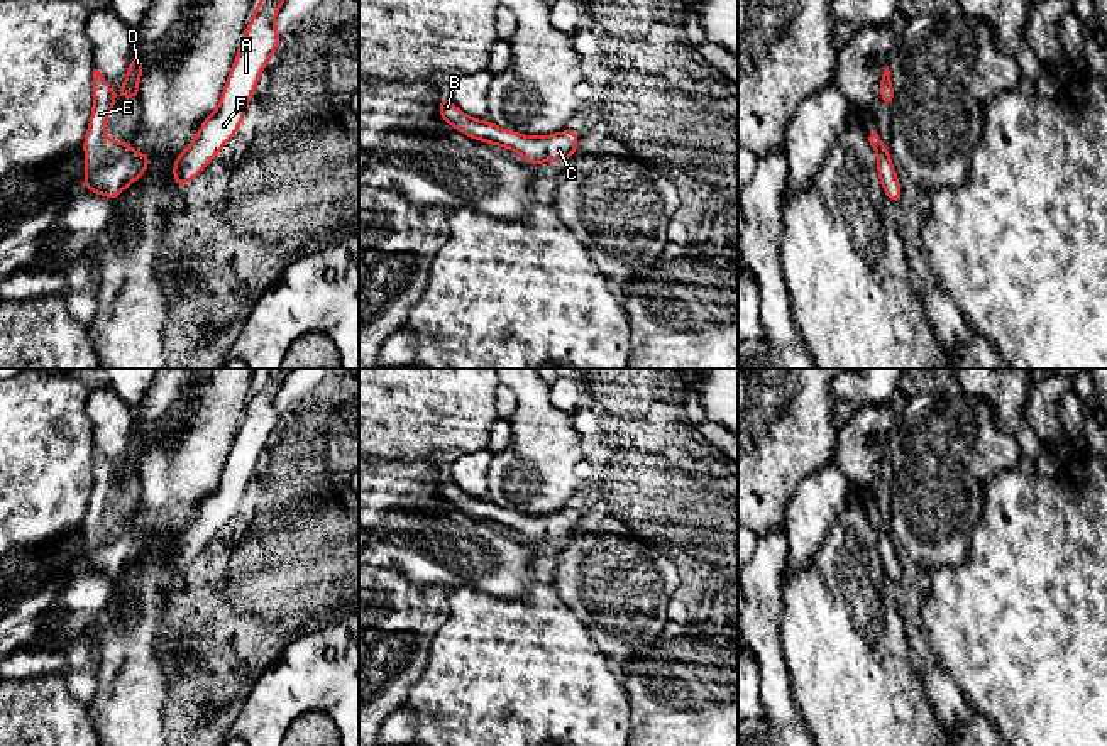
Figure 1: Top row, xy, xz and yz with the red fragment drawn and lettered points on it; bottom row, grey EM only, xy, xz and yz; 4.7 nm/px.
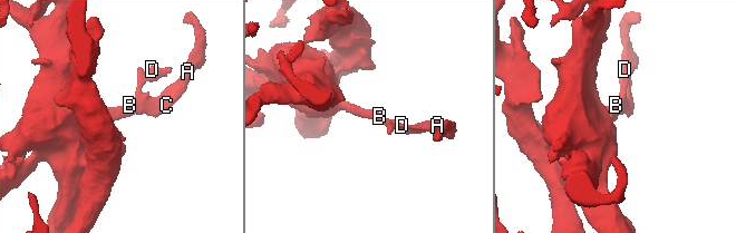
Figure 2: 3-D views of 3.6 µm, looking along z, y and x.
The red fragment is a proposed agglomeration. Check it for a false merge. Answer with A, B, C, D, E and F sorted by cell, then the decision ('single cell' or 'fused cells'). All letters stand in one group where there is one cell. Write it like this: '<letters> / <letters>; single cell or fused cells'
A B C D E F; single cell

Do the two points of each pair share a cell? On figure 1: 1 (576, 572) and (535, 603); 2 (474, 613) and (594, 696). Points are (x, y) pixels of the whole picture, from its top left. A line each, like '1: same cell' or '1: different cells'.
1: different cells
2: same cell

